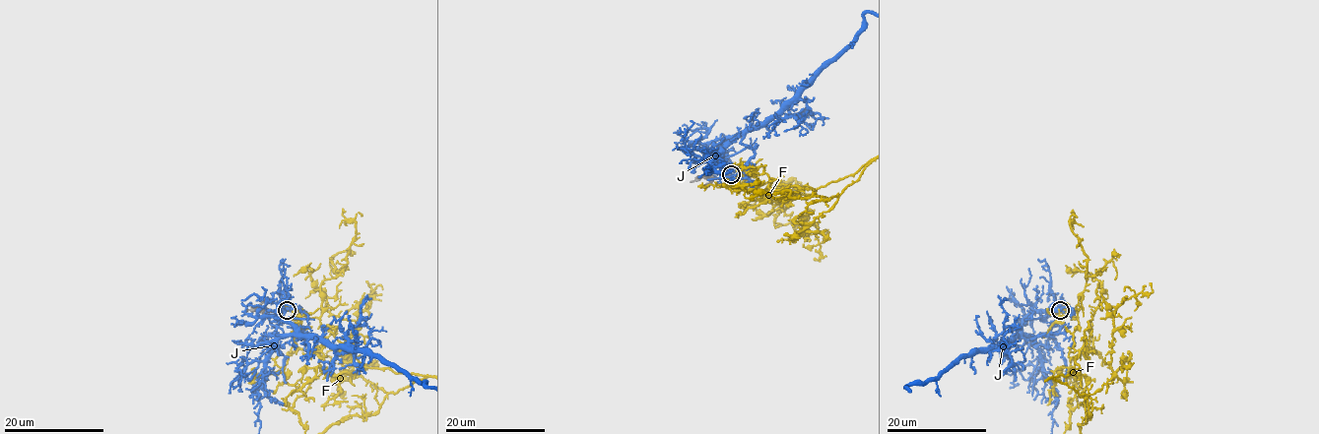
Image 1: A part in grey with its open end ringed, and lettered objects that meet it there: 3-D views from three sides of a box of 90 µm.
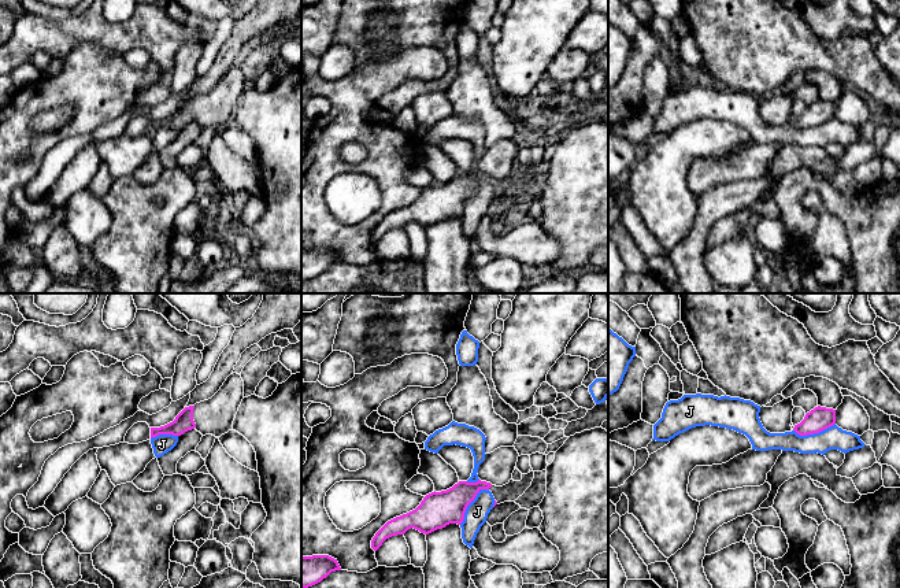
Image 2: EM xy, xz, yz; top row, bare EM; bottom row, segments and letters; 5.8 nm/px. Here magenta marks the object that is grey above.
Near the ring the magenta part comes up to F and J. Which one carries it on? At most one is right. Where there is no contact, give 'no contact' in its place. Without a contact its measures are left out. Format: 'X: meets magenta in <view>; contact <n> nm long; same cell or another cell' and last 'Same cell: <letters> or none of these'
F: no contact; another cell
J: meets magenta in xz; contact 280 nm long; another cell
Same cell: none of these

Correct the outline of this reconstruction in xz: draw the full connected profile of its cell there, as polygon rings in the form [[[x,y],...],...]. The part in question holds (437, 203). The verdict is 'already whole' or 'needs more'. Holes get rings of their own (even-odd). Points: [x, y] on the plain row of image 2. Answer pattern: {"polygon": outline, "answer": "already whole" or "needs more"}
{"polygon": [[[530,164],[522,167],[521,174],[511,171],[503,180],[478,173],[477,175],[459,174],[447,184],[434,184],[426,188],[415,203],[388,214],[373,230],[371,241],[377,244],[386,232],[404,228],[411,221],[429,228],[449,217],[460,218],[464,212],[467,199],[481,182],[492,185],[495,199],[504,195],[515,195],[532,178],[533,171],[534,164]]], "answer": "needs more"}

